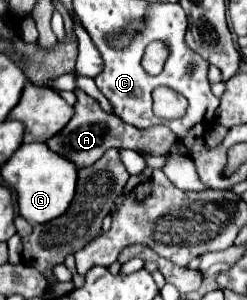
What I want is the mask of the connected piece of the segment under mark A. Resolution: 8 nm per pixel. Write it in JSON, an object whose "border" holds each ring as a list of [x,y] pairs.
{"border":[[[74,89],[74,95],[76,95],[76,105],[74,105],[72,119],[68,121],[68,125],[60,133],[56,133],[52,139],[48,139],[46,145],[54,153],[64,155],[64,159],[72,159],[72,163],[76,163],[78,169],[94,165],[112,147],[116,147],[116,149],[134,149],[134,151],[142,149],[142,151],[148,151],[152,155],[164,155],[164,153],[170,151],[172,143],[176,141],[174,133],[166,125],[156,125],[156,127],[140,131],[132,125],[126,125],[116,115],[110,115],[110,113],[102,111],[98,101],[94,97],[90,97],[88,93],[84,93],[80,89]]]}

